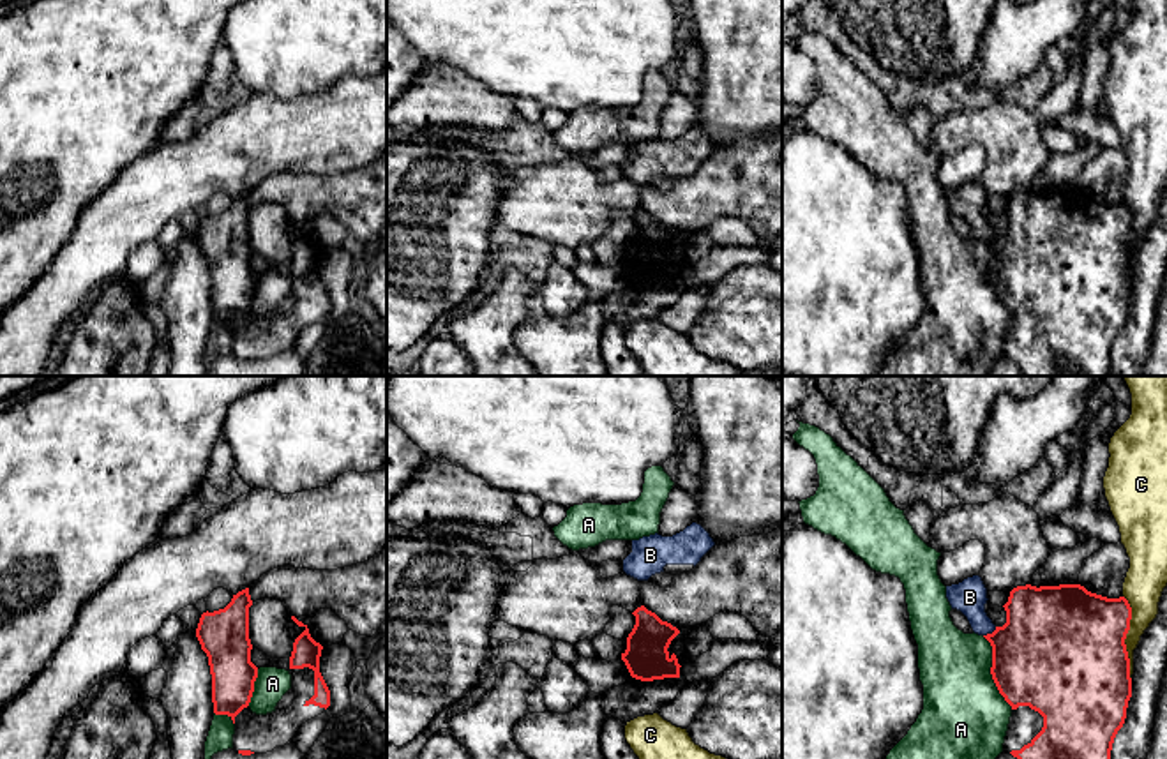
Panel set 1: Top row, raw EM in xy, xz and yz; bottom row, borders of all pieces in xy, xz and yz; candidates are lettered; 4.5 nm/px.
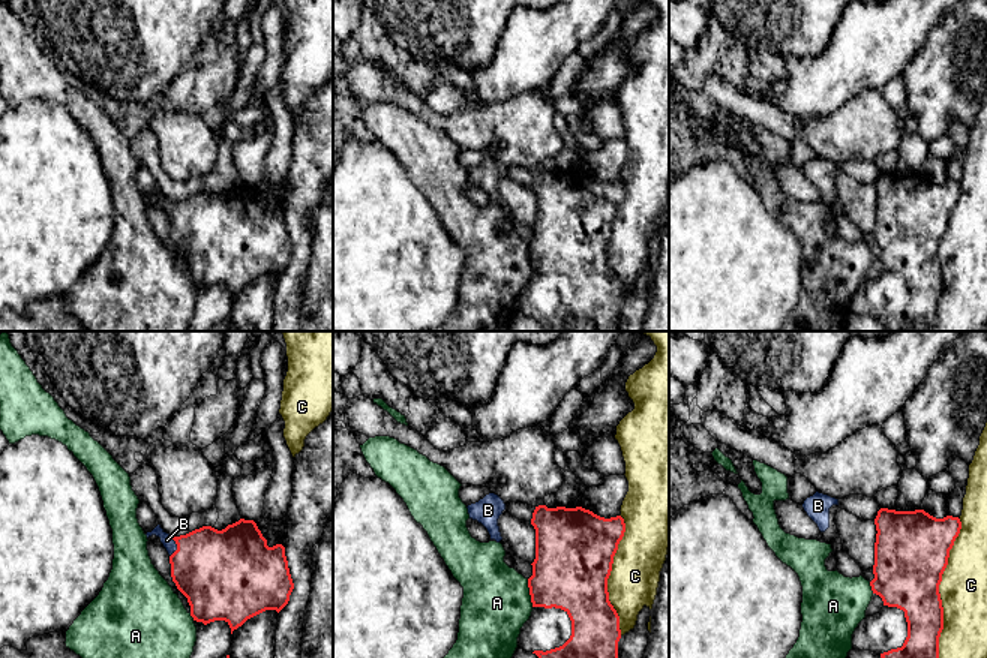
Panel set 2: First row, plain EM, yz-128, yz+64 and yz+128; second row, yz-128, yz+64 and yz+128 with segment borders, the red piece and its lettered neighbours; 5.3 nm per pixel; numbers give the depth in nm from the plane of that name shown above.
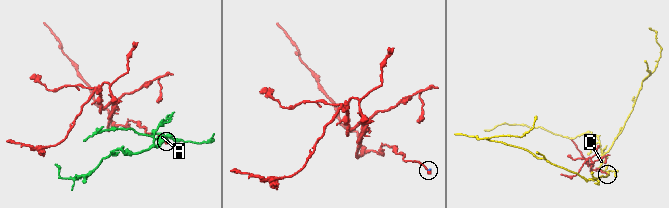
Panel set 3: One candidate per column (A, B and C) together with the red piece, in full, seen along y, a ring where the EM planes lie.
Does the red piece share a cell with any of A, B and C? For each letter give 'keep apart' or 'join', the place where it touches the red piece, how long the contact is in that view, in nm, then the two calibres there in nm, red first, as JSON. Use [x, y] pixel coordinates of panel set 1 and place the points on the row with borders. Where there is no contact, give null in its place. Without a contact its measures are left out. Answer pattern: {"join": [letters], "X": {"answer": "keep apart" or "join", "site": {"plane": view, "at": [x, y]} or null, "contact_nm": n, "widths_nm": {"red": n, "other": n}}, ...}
{"join": ["B"], "A": {"answer": "keep apart", "site": {"plane": "yz", "at": [991, 673]}, "contact_nm": 360, "widths_nm": {"red": 460, "other": 380}}, "B": {"answer": "join", "site": {"plane": "yz", "at": [989, 634]}, "contact_nm": 80, "widths_nm": {"red": 440, "other": 160}}, "C": {"answer": "keep apart", "site": {"plane": "yz", "at": [1125, 638]}, "contact_nm": 380, "widths_nm": {"red": 500, "other": 180}}}

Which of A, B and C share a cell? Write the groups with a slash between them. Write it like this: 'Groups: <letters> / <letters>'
Groups: A / B / C

